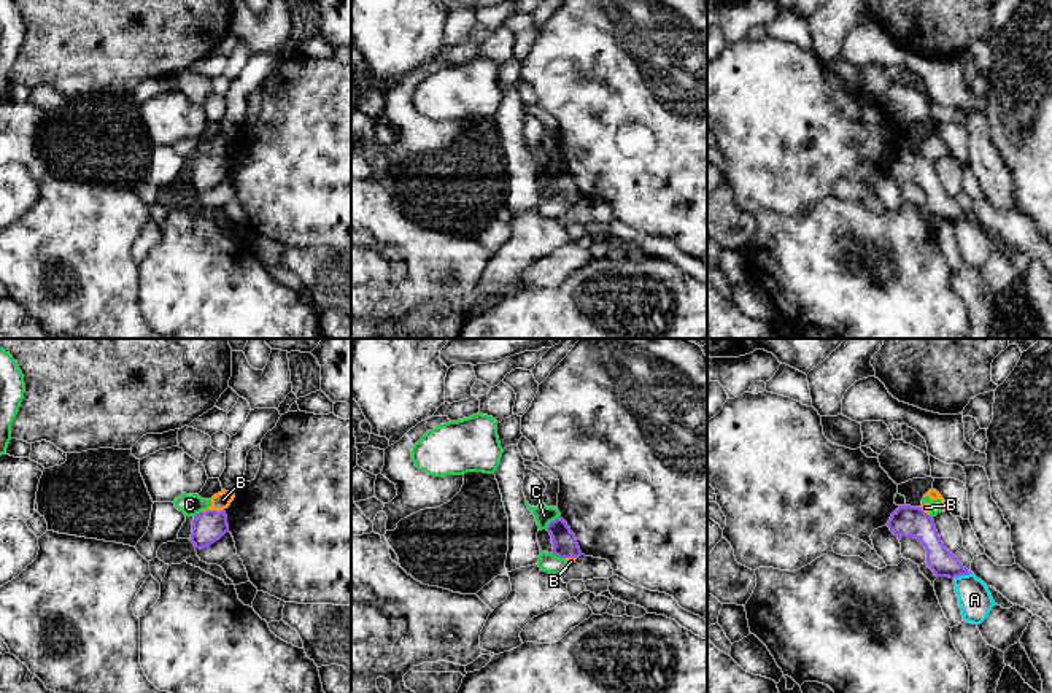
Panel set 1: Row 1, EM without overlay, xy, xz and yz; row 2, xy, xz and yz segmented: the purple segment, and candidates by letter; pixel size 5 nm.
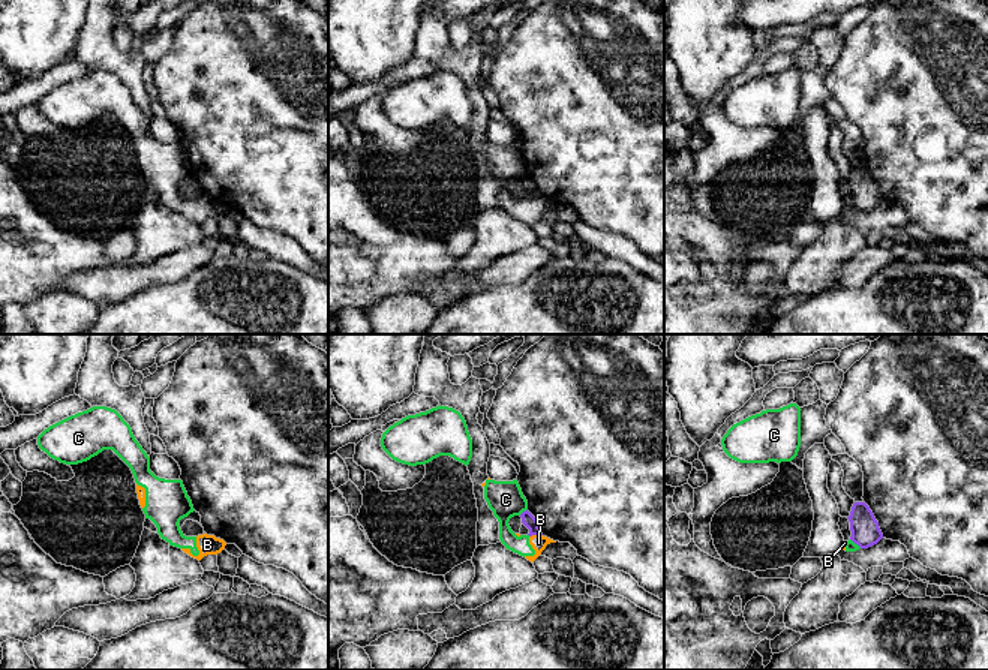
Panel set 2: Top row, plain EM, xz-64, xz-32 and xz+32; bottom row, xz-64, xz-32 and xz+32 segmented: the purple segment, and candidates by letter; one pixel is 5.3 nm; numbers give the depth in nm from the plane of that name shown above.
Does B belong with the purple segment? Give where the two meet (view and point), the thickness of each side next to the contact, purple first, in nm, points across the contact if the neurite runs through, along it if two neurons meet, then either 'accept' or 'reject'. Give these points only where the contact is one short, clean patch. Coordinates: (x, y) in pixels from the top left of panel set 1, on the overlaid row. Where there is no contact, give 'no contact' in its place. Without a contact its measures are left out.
meets purple in xy at (212, 511); 160 nm thick on the purple side, 90 nm on the other; border along xy (223, 509), (202, 512); reject

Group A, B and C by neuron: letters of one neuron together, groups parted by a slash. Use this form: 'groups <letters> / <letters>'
groups A / B C

